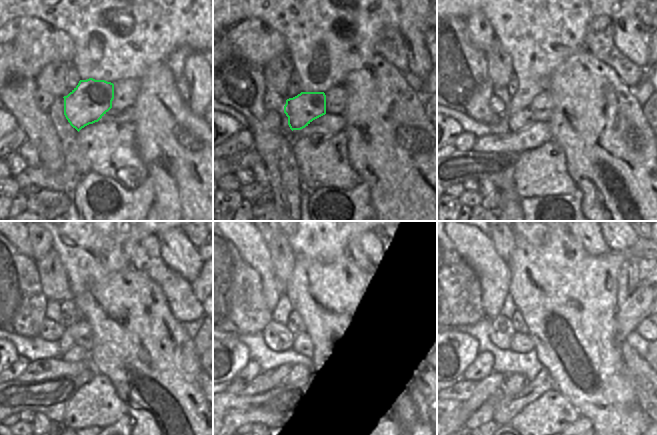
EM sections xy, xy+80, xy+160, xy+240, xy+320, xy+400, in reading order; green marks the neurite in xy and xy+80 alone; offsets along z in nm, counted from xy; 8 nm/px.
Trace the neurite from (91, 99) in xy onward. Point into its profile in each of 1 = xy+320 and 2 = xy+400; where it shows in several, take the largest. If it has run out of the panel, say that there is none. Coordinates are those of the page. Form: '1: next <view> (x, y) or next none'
1: next xy+320 (296, 371)
2: next xy+400 (513, 383)

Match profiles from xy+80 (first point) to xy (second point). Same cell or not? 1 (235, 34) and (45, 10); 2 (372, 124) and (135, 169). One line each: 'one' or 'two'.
1: two
2: two

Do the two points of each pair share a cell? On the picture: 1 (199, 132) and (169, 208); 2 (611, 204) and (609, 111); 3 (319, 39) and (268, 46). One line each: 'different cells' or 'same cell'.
1: same cell
2: same cell
3: different cells

